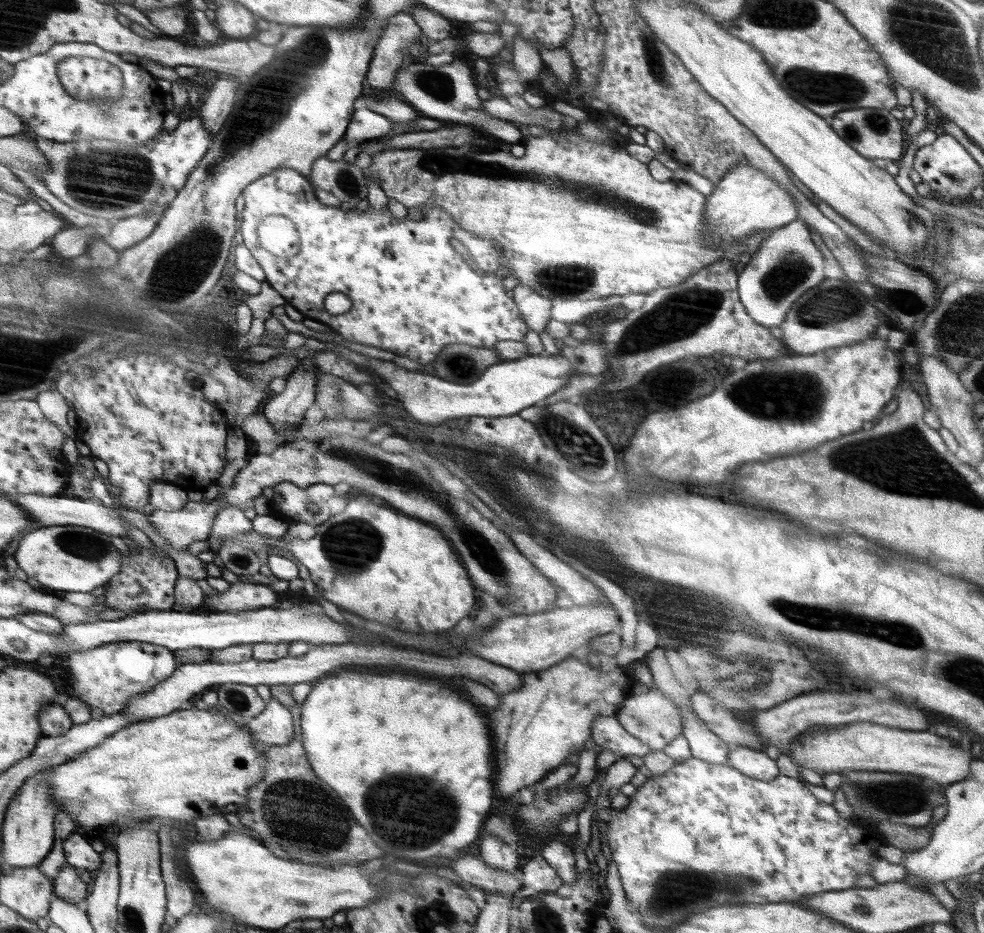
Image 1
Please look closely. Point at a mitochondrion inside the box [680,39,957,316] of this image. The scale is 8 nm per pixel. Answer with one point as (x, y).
(822, 88)

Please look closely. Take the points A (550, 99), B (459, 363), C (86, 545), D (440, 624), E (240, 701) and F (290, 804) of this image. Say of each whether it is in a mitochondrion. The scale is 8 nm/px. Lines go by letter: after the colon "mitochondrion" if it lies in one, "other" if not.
A: other
B: mitochondrion
C: mitochondrion
D: other
E: mitochondrion
F: mitochondrion

